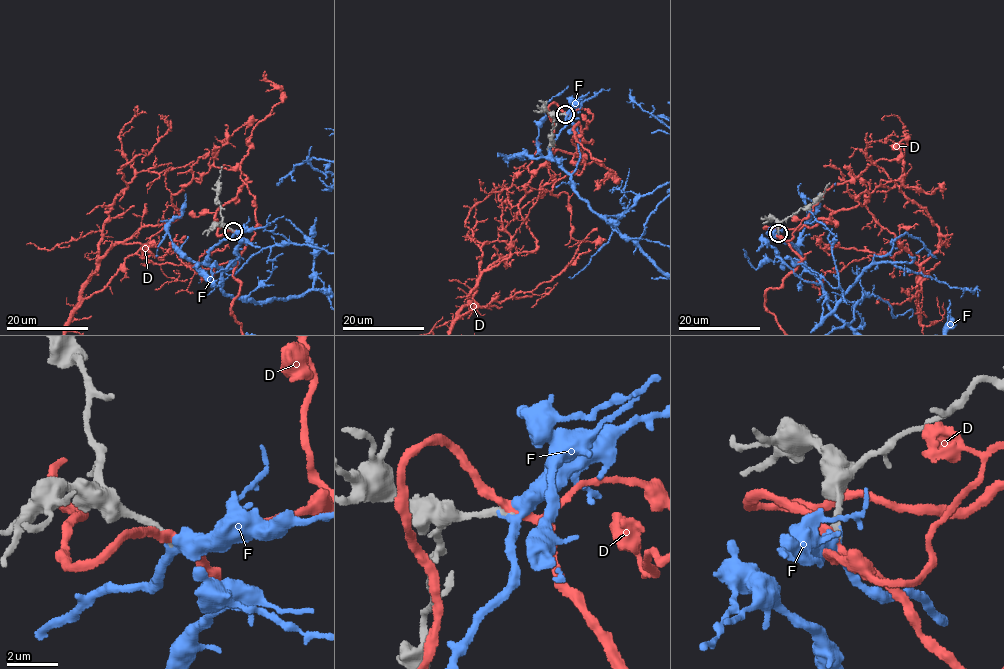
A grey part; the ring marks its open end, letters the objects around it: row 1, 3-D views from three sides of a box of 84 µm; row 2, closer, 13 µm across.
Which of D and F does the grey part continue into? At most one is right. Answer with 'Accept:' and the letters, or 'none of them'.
Accept: F

